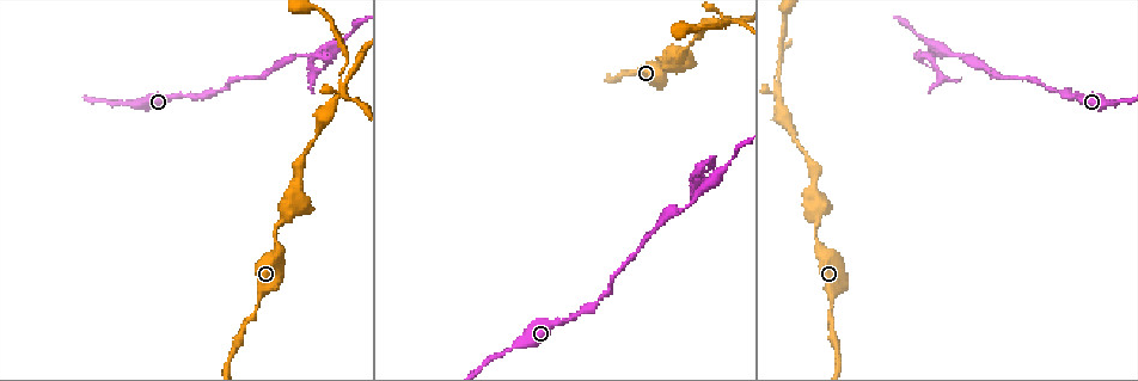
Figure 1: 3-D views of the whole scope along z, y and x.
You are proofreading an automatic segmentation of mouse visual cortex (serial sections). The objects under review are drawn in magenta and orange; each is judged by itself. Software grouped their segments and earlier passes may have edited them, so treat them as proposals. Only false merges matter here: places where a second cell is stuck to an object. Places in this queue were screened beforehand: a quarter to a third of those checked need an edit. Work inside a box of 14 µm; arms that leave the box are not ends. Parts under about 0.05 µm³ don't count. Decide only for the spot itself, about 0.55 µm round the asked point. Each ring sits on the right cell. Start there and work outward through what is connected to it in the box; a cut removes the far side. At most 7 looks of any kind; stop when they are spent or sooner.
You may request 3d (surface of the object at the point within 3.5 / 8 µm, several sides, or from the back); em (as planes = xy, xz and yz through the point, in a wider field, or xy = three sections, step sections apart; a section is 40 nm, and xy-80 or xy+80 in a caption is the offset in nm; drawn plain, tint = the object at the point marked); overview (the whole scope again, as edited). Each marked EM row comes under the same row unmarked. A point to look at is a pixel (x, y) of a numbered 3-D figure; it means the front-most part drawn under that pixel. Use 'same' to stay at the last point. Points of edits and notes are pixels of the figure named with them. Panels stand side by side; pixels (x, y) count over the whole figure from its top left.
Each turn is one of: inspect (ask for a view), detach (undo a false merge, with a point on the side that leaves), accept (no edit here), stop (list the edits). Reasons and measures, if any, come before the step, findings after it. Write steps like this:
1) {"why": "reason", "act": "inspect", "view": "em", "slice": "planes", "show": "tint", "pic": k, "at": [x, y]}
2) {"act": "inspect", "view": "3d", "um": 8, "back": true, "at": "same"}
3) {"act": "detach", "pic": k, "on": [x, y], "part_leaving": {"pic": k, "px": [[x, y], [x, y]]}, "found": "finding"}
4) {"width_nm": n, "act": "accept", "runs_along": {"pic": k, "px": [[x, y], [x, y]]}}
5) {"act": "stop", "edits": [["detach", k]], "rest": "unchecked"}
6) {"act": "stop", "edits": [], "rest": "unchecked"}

{"why": "narrows sharply", "act": "inspect", "view": "3d", "um": 3.5, "pic": 1, "at": [658, 57]}

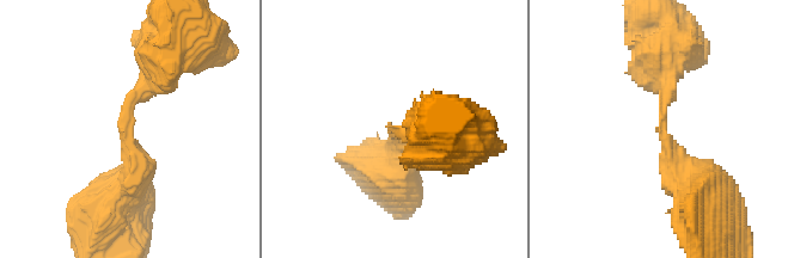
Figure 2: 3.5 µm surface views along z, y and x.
{"act": "inspect", "view": "em", "slice": "xy", "step": 1, "show": "tint", "pic": 2, "at": [394, 127]}

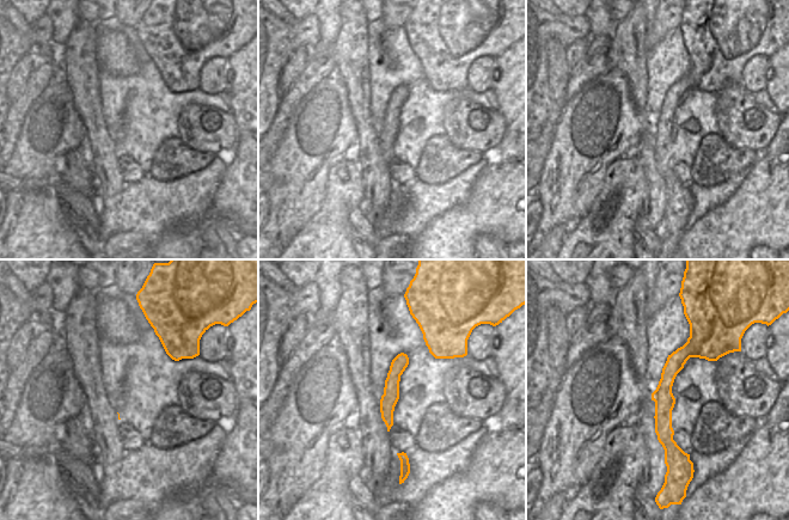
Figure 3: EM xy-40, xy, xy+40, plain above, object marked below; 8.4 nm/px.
{"act": "accept", "runs_along": {"pic": 2, "px": [[700, 190], [663, 131], [660, 62]]}, "found": "all the same cell"}

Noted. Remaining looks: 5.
{"why": "a narrow waist", "act": "inspect", "view": "3d", "um": 8, "back": true, "pic": 1, "at": [345, 85]}

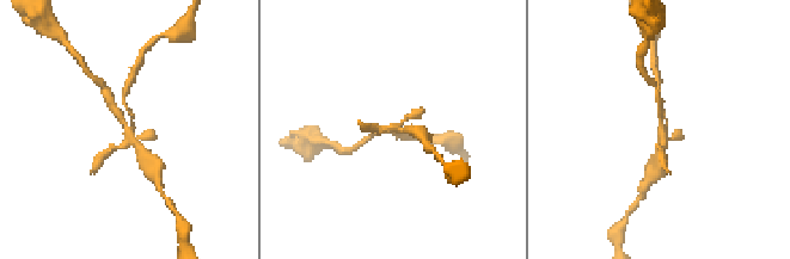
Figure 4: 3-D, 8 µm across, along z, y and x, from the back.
{"act": "inspect", "view": "em", "slice": "planes", "show": "tint", "pic": 4, "at": [129, 128]}

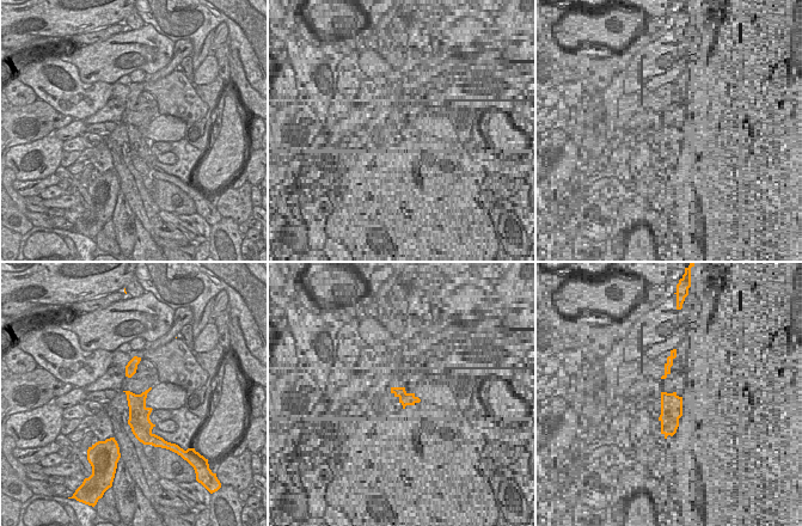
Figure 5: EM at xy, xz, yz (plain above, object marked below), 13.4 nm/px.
{"width_nm": 280, "act": "detach", "pic": 4, "on": [151, 133], "found": "two cells meet here"}

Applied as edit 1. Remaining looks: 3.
{"act": "stop", "edits": [["detach", 4]], "rest": "unchecked"}

